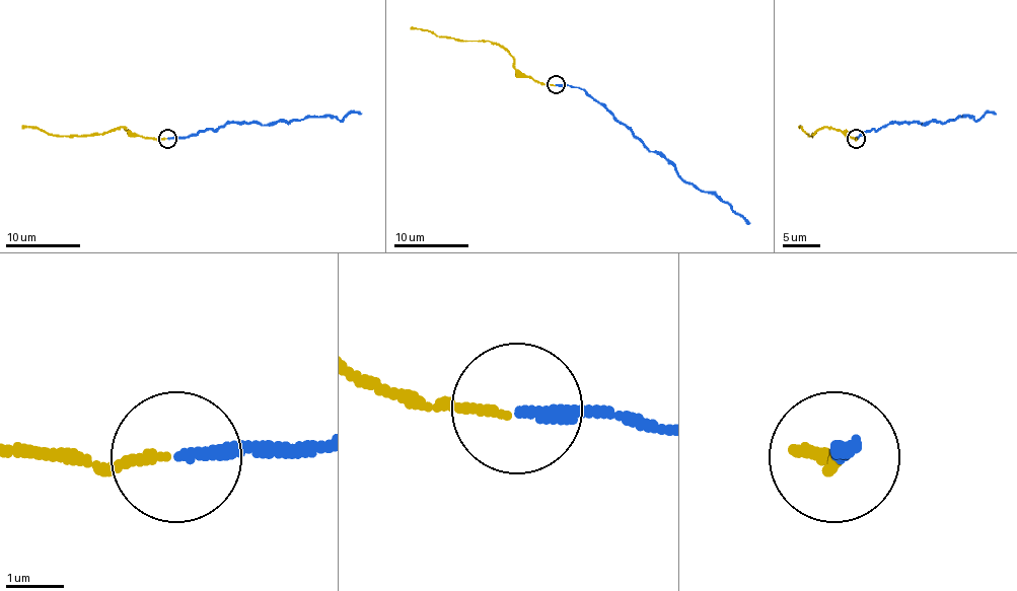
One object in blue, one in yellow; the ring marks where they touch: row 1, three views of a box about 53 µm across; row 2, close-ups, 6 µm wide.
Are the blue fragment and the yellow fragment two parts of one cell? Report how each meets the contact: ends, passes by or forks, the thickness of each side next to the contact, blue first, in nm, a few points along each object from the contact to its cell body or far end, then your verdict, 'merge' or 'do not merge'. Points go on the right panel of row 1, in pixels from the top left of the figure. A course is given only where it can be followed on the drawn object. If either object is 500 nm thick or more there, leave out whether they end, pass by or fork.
blue ends | yellow ends | 200/140 nm | blue via (856, 138), (891, 123), (923, 125), (963, 118), (978, 120), (986, 112), (995, 114) | yellow via (858, 138), (839, 129), (822, 127), (809, 136), (800, 125) | do not merge

